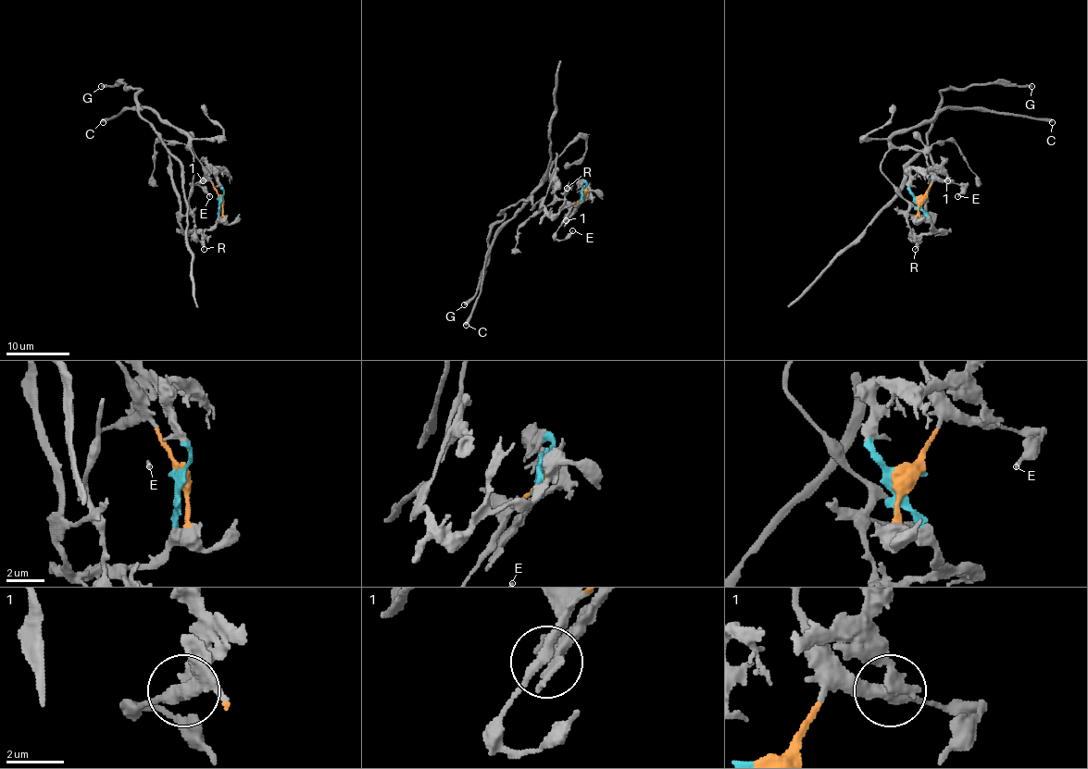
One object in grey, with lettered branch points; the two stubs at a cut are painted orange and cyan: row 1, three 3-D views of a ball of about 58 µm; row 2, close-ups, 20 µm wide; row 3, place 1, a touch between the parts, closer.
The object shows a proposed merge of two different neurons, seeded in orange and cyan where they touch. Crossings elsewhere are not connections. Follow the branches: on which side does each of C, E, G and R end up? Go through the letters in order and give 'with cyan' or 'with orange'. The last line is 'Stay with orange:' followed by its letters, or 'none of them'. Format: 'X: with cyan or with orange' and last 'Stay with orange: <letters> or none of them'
C: with orange
E: with orange
G: with cyan
R: with cyan
Stay with orange: C, E

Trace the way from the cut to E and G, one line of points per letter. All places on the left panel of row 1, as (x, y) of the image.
E: (220, 198), (209, 180), (193, 184), (209, 196)
G: (218, 198), (218, 219), (207, 229), (185, 231), (166, 145), (139, 112), (141, 91), (117, 83), (101, 86)

